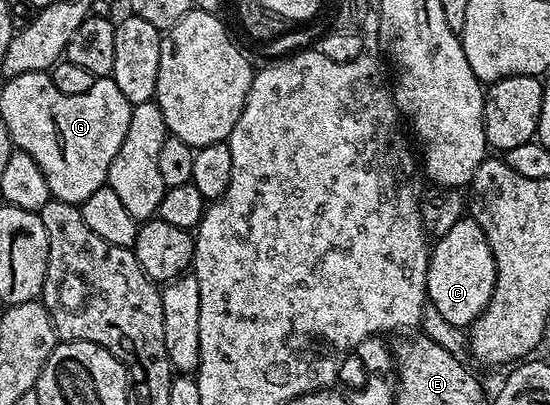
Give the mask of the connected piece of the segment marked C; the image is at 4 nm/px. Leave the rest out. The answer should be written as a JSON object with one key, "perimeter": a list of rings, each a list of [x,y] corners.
{"perimeter":[[[470,217],[460,218],[444,236],[437,238],[431,244],[428,257],[428,280],[426,281],[428,303],[436,307],[450,325],[463,329],[471,327],[472,322],[486,309],[494,293],[495,284],[496,262],[494,253],[490,249],[490,241],[486,241],[486,233],[482,233],[482,229]]]}

